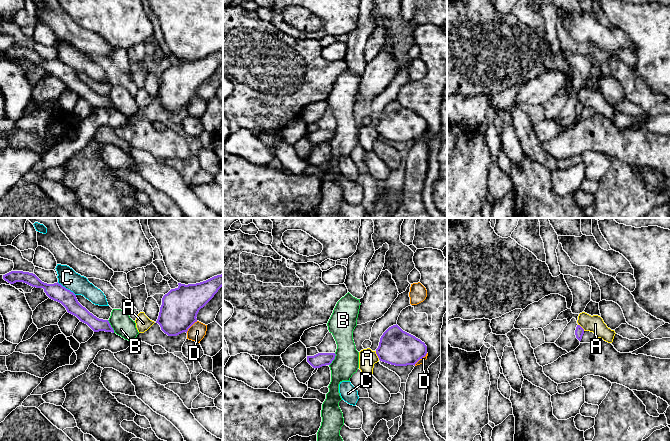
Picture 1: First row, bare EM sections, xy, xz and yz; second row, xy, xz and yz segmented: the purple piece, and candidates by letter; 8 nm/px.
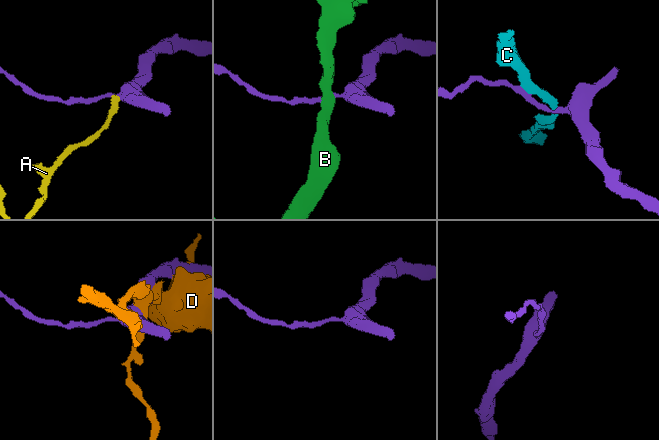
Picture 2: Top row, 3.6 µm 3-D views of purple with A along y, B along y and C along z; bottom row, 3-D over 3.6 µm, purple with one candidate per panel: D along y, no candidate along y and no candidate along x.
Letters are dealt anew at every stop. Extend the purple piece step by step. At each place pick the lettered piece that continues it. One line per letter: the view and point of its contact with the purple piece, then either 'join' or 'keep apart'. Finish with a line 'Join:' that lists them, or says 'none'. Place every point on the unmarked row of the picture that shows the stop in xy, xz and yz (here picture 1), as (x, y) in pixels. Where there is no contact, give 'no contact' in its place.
A: xz (377, 131) | keep apart
B: xy (110, 102) | keep apart
C: xy (65, 64) | keep apart
D: xy (191, 101) | keep apart
Join: none

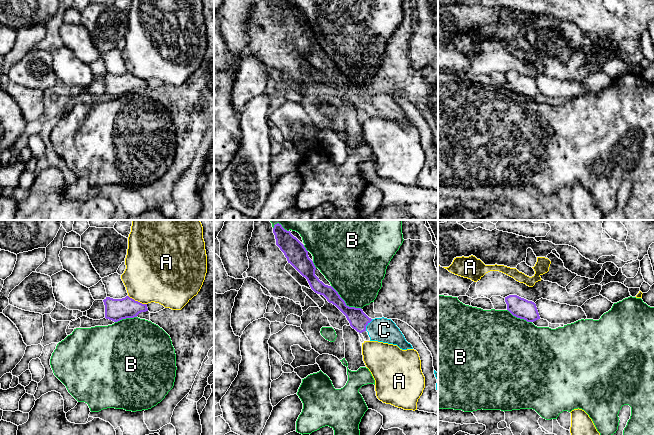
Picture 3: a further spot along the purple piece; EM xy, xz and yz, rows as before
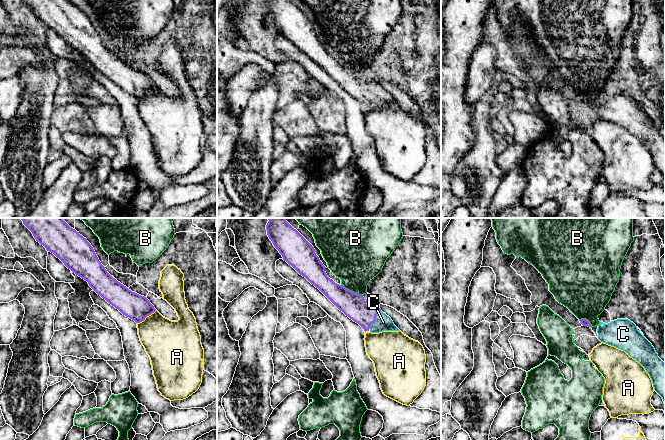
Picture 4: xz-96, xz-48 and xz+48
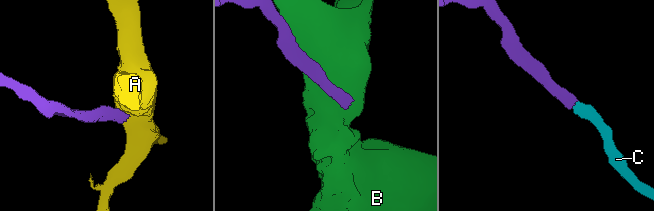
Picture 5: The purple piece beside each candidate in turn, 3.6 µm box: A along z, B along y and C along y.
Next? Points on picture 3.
A: xy (137, 77) | keep apart
B: xz (344, 78) | keep apart
C: xz (367, 100) | join
Join: C

